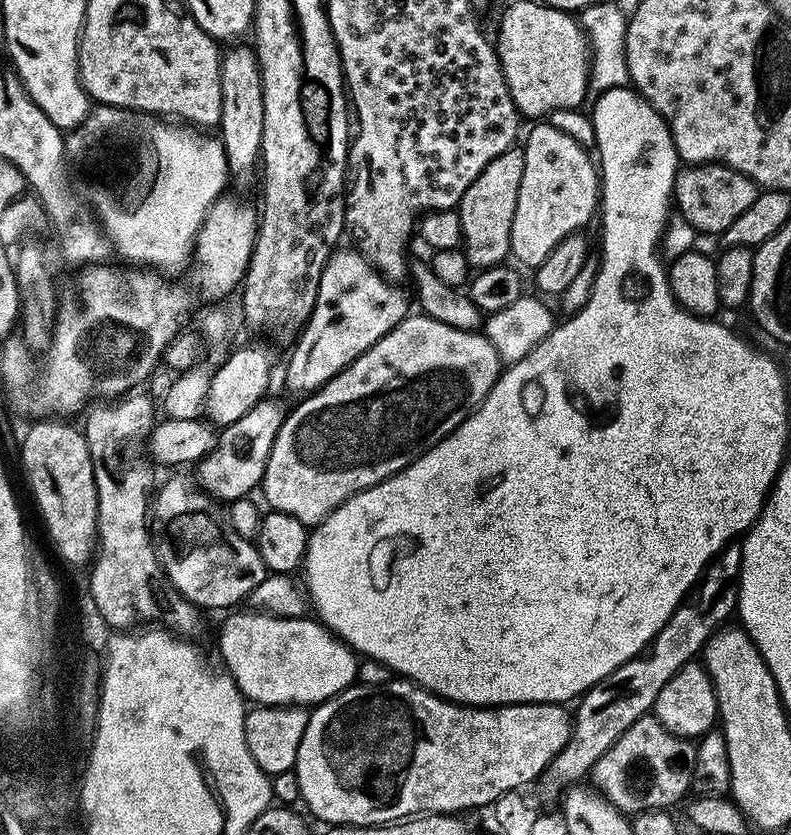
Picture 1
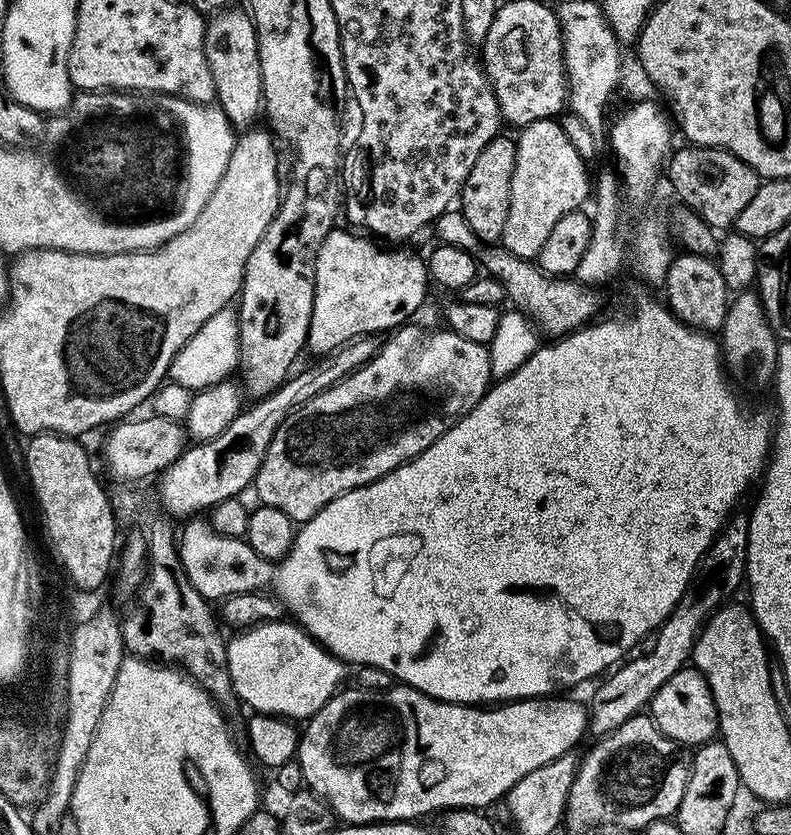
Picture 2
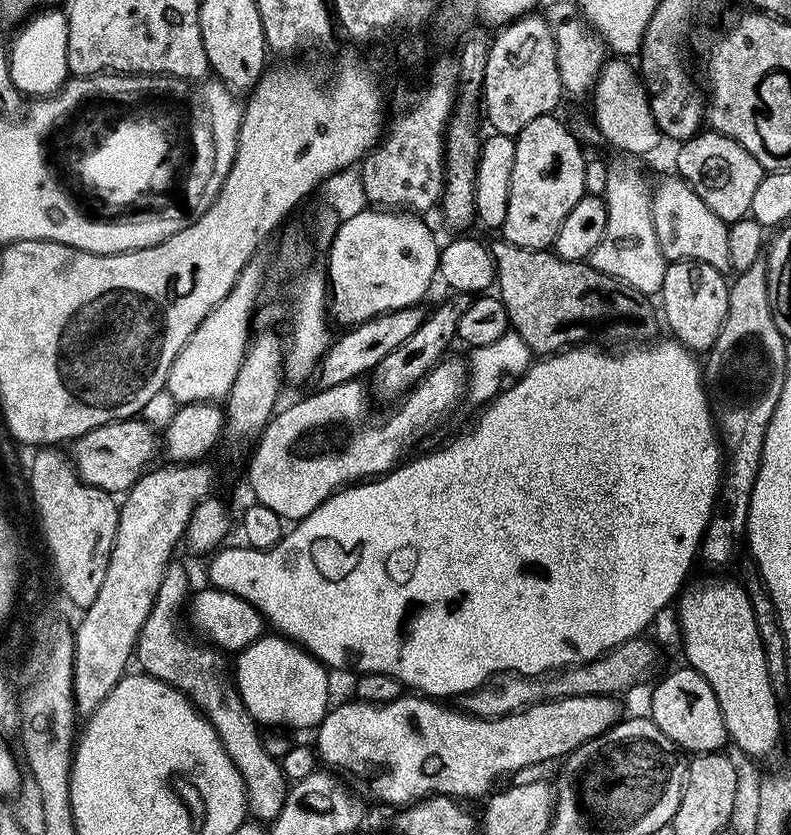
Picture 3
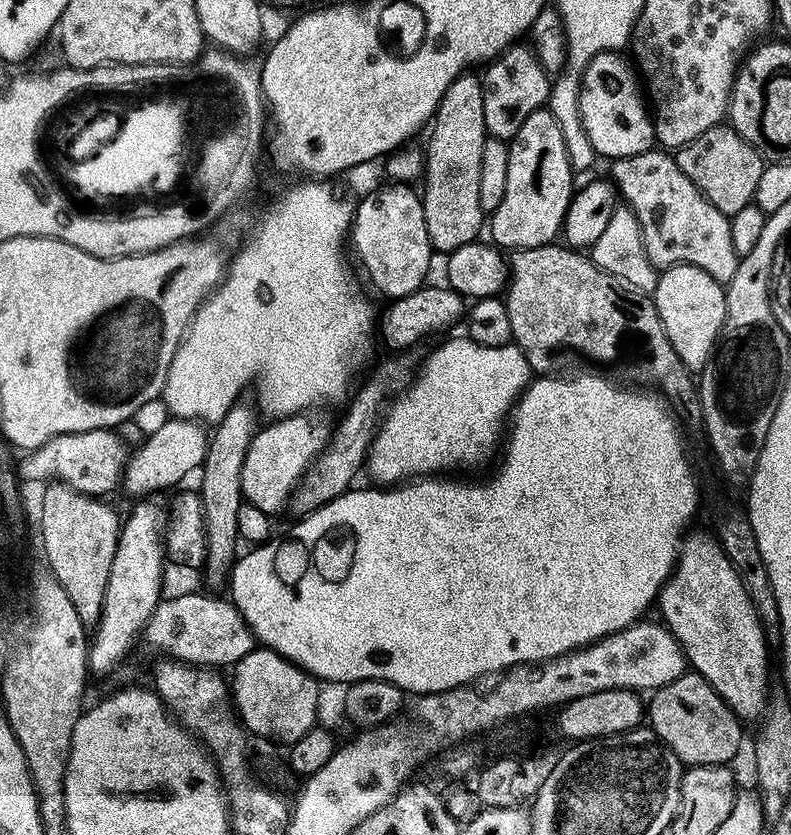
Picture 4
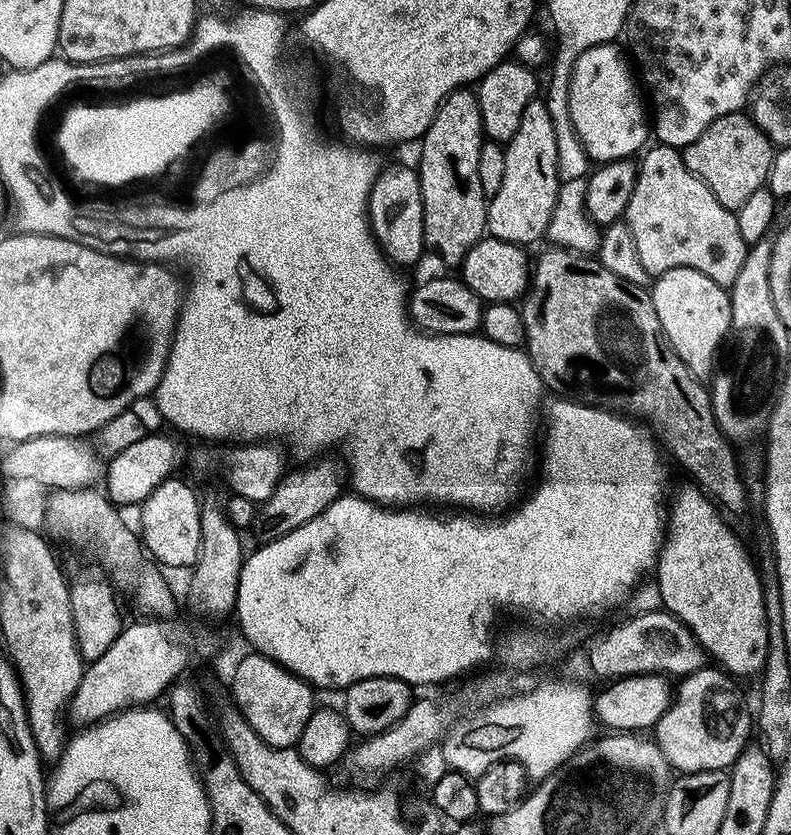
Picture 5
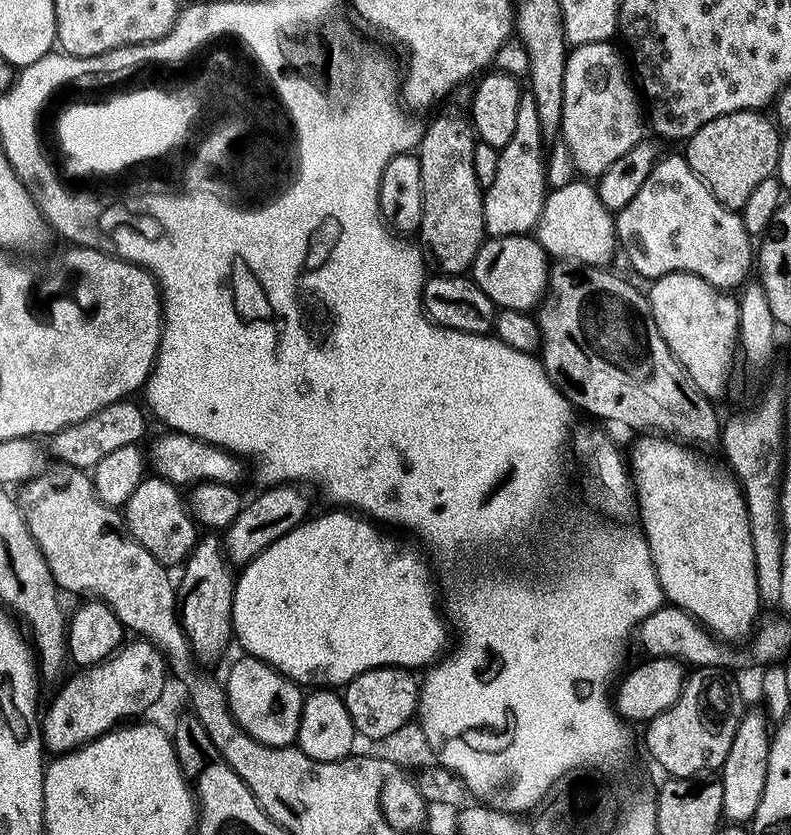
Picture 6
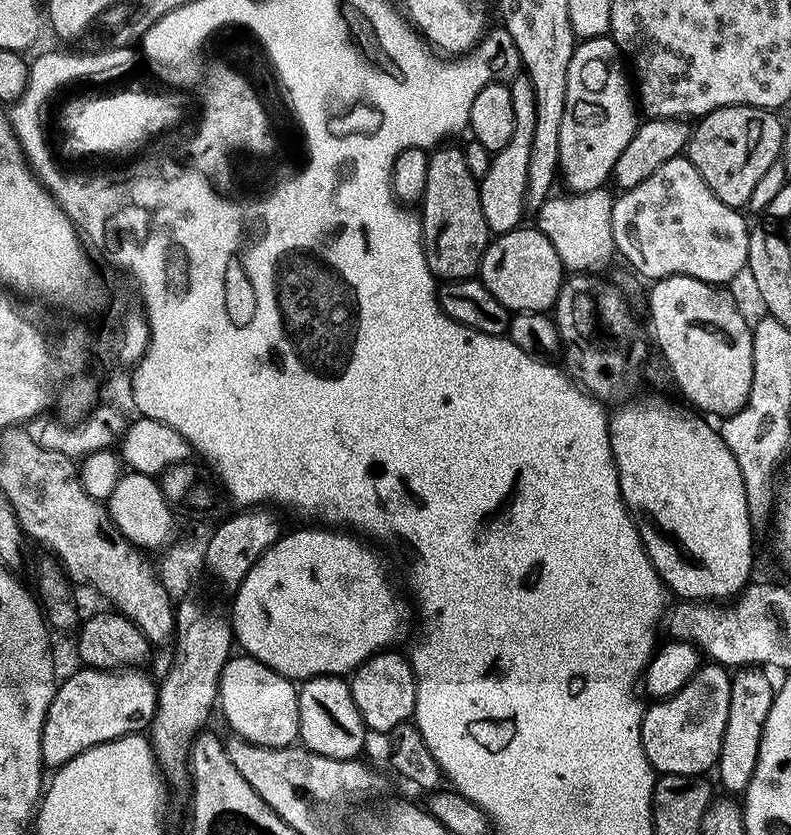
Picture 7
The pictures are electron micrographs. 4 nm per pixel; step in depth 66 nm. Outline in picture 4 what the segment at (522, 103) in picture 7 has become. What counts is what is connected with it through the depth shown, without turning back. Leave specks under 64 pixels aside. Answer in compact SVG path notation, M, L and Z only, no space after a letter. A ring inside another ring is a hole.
M547 107L534 110L534 114L530 114L530 118L522 122L518 134L512 137L508 144L508 153L510 166L506 166L506 194L502 194L502 202L498 202L498 206L490 214L491 243L504 250L533 248L553 243L561 235L564 215L574 191L573 170L570 160L566 158L566 144L562 142L562 130L558 130L554 114L550 114Z

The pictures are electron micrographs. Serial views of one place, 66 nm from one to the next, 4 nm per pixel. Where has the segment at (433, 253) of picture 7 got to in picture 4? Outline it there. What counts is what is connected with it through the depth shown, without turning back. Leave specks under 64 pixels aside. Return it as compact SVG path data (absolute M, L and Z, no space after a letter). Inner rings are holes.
M469 70L462 76L454 78L450 86L442 94L440 105L436 107L436 115L431 121L432 133L428 136L428 148L424 152L424 171L422 173L422 199L426 214L426 230L430 234L430 242L437 253L447 254L458 250L458 246L466 246L477 239L480 227L485 227L486 213L482 210L482 202L478 202L478 181L482 179L482 146L488 136L484 125L484 85L479 75Z

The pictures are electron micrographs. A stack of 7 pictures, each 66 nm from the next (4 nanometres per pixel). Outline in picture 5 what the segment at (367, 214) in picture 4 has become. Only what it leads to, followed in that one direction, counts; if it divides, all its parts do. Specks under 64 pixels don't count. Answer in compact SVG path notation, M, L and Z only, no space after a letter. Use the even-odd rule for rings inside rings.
M396 164L379 173L368 195L368 222L372 225L372 234L385 256L393 265L416 264L420 255L426 252L424 242L424 207L422 206L422 190L420 189L420 173L415 167L407 168L404 164Z

